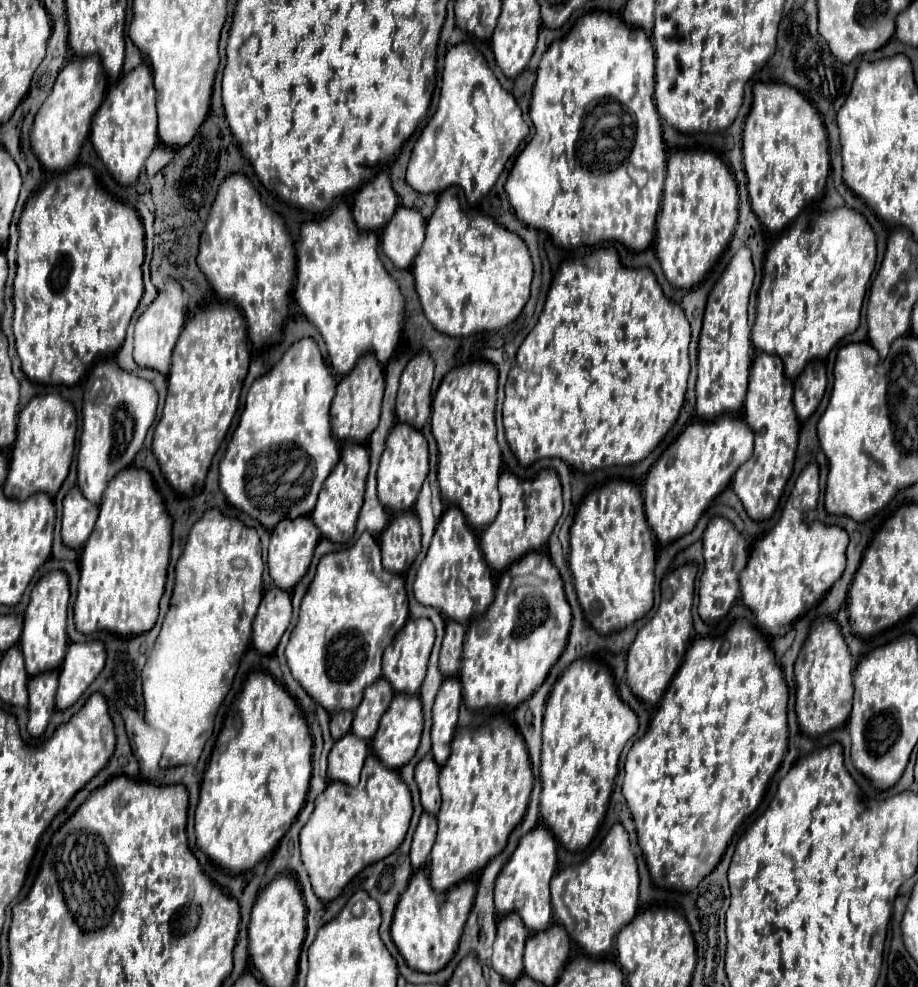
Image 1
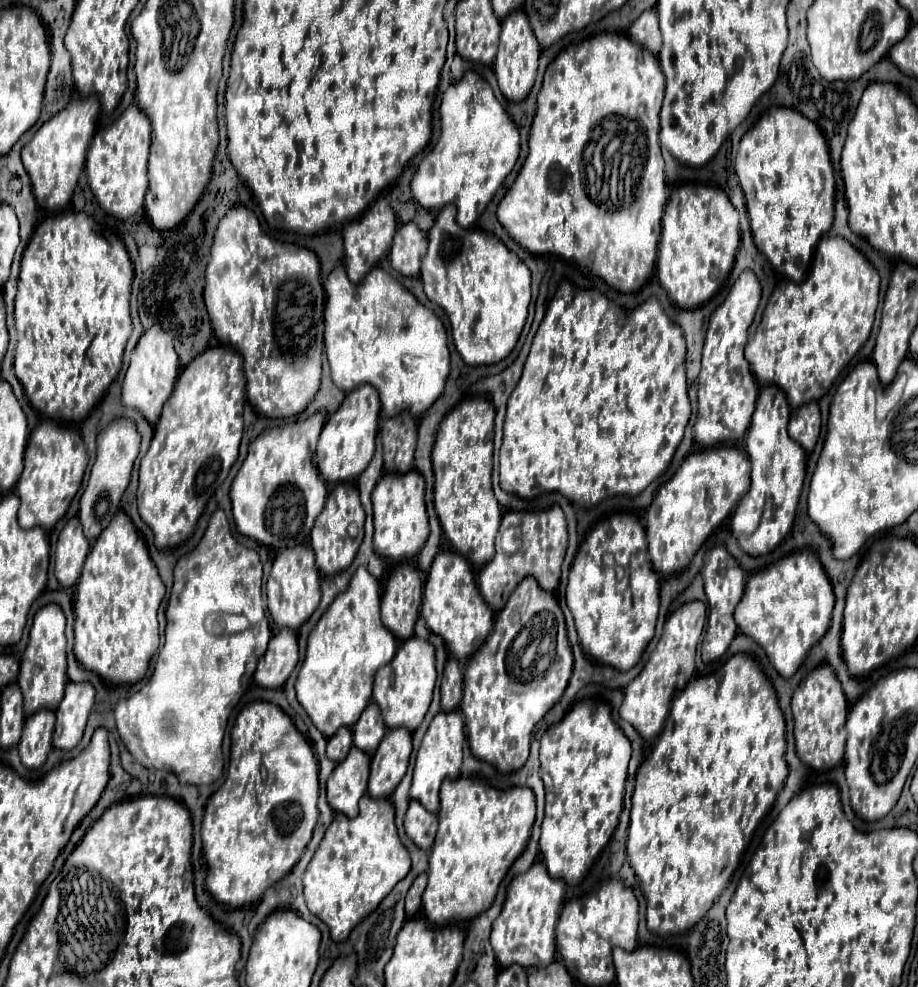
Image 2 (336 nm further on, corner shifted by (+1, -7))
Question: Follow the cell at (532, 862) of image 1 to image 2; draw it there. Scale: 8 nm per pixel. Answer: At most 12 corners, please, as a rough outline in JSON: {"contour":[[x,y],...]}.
{"contour":[[513,877],[491,945],[501,967],[545,967],[565,883]]}

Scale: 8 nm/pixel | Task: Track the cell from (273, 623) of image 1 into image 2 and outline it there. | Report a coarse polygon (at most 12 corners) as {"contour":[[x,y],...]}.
{"contour":[[297,635],[271,637],[255,671],[257,685],[281,689],[299,661]]}

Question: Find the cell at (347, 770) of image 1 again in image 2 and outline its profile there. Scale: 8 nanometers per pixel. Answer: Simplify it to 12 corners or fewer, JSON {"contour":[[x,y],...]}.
{"contour":[[351,747],[327,779],[329,805],[357,817],[371,757]]}

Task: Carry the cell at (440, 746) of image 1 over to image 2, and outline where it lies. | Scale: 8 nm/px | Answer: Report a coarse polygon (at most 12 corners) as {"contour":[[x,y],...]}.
{"contour":[[439,711],[419,747],[411,797],[439,811],[459,775],[465,723]]}

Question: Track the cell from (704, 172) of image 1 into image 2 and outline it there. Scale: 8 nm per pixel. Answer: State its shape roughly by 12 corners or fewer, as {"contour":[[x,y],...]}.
{"contour":[[725,191],[669,195],[657,277],[685,309],[729,275],[739,215]]}

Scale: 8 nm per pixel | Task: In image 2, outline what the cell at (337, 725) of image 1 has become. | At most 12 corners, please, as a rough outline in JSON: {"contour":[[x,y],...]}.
{"contour":[[343,727],[327,739],[327,757],[339,763],[345,759],[353,733]]}

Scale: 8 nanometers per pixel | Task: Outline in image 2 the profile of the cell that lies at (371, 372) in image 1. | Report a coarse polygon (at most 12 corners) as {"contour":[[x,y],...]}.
{"contour":[[345,395],[317,445],[325,481],[355,481],[375,453],[379,395]]}

